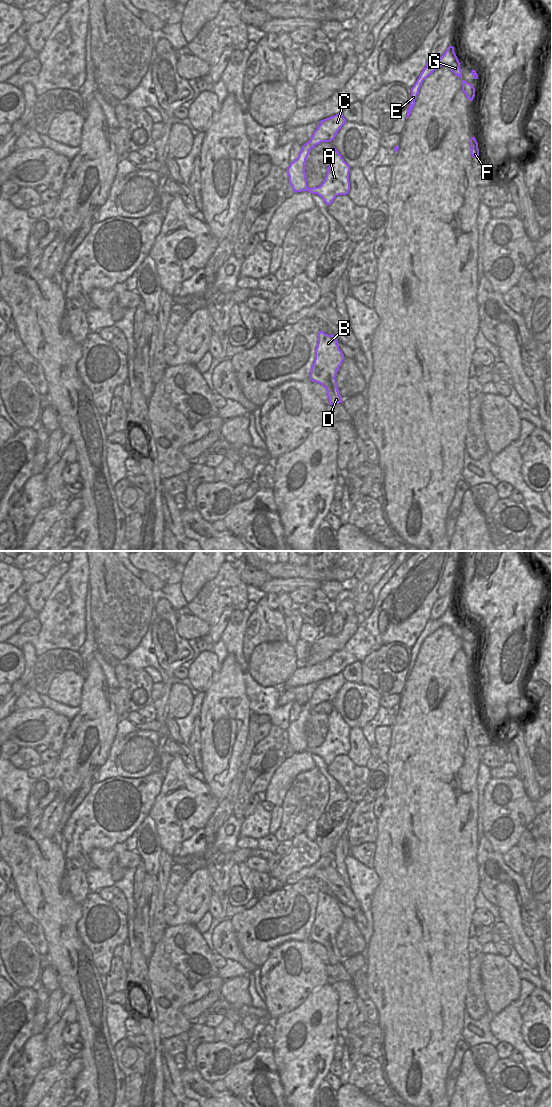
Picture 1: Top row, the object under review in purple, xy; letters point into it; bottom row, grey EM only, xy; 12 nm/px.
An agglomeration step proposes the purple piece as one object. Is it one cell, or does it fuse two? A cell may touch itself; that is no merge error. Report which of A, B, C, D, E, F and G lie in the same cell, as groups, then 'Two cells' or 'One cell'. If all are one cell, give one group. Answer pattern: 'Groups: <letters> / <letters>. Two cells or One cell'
Groups: A C E F G / B D. Two cells.

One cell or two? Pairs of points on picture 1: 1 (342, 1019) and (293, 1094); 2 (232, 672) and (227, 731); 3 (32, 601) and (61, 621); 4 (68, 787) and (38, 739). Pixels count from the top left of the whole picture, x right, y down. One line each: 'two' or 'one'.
1: two
2: one
3: two
4: two

